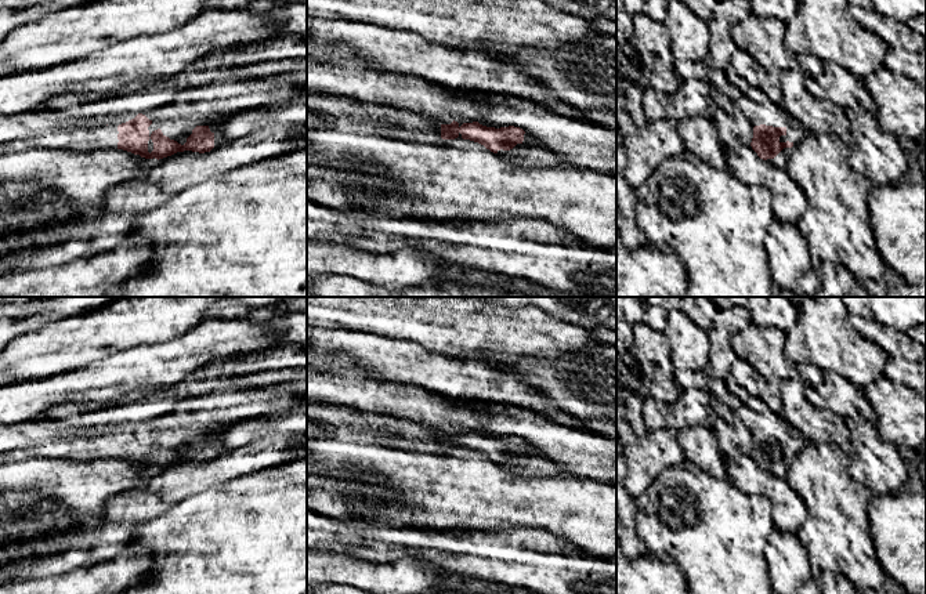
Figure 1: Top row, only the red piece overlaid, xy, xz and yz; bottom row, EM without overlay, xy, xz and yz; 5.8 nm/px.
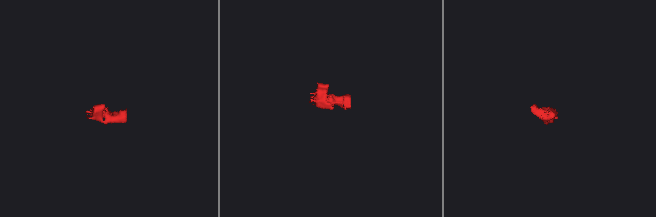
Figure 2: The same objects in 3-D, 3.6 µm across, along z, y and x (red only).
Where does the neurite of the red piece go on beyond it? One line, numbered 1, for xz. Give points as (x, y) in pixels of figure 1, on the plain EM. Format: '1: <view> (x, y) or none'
1: xz (530, 463)

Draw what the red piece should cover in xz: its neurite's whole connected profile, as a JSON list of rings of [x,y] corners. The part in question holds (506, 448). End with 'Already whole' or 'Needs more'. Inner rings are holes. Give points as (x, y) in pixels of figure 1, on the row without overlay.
[[[478,431],[441,434],[441,448],[463,448],[484,454],[493,463],[525,478],[563,475],[563,468],[543,457],[533,446],[520,437],[486,437]]]. Needs more

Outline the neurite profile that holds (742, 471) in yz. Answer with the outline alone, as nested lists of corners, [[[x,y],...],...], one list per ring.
[[[735,449],[724,454],[724,467],[728,481],[748,495],[762,495],[773,501],[773,521],[775,530],[796,533],[806,522],[809,512],[803,499],[779,478],[763,470],[752,459]]]

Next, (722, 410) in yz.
[[[710,395],[710,405],[716,414],[710,428],[719,442],[721,454],[731,454],[735,449],[744,454],[750,454],[753,437],[749,428],[744,423],[737,421],[735,413],[717,396]]]

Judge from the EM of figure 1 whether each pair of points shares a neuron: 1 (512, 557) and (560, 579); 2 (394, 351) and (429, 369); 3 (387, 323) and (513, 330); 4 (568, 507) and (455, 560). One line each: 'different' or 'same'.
1: same
2: same
3: same
4: different

